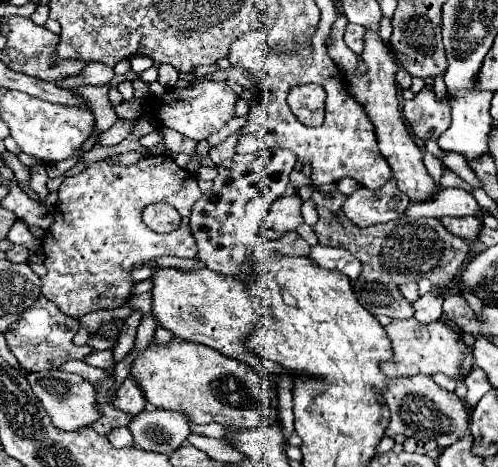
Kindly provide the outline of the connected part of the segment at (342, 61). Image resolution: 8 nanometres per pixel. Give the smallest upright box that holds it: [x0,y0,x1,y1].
[328,17,358,79]

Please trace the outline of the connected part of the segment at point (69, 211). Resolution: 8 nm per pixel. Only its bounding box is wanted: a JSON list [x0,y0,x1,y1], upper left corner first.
[40,155,202,321]

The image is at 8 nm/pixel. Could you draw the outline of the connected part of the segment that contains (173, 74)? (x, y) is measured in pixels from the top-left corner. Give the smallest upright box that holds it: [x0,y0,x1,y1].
[158,65,180,89]

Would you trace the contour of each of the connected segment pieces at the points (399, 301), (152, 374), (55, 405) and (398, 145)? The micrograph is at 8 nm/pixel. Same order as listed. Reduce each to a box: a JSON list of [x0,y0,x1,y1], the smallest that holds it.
[[312,191,482,319],[130,339,278,429],[26,369,100,431],[348,29,436,203]]

